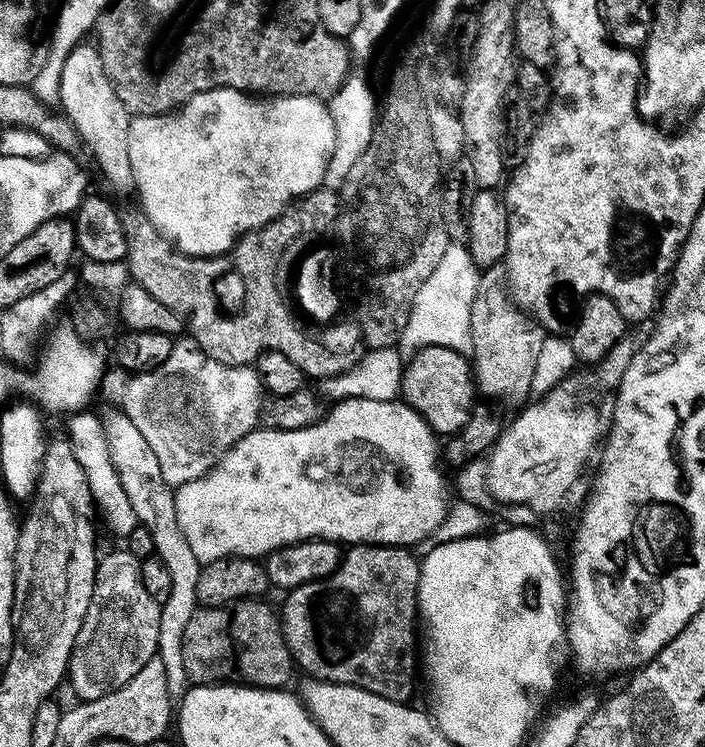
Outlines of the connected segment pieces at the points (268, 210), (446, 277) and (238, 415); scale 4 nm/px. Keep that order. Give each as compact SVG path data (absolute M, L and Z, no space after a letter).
M215 88L209 92L199 92L183 108L177 108L174 112L165 112L162 116L142 116L132 121L132 162L136 171L135 191L140 194L139 207L150 218L150 222L154 222L158 231L187 256L223 256L235 248L245 233L254 232L264 224L271 223L277 216L282 216L289 204L324 184L324 175L335 151L336 121L332 119L329 105L315 96L274 96L260 99L233 88Z
M449 243L446 254L442 254L442 262L438 262L434 274L430 274L430 278L414 298L406 330L402 330L398 341L401 355L411 358L415 352L426 346L446 346L455 352L471 353L470 310L474 306L481 279L481 269L472 261L467 247Z
M191 342L173 343L170 358L149 372L137 372L124 386L122 410L138 426L146 446L154 450L158 466L162 466L162 478L173 486L194 482L206 473L229 452L246 434L260 424L260 409L263 408L266 393L252 366L226 366L214 362L197 344Z

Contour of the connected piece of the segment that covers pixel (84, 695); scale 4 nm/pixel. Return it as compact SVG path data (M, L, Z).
M120 546L117 552L99 557L96 585L90 598L90 610L82 618L78 638L68 659L67 687L72 687L77 701L102 698L130 682L146 662L157 655L160 604L142 586L140 560Z

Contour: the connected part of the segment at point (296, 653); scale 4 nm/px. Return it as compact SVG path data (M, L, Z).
M353 544L341 555L338 570L318 582L310 582L306 586L298 586L287 593L284 605L279 605L278 615L280 629L284 632L286 646L292 652L295 667L300 668L313 680L325 680L331 684L345 684L346 686L358 686L362 690L370 690L387 700L411 701L412 696L412 660L408 655L412 652L412 631L418 628L418 609L416 595L418 594L418 582L420 581L420 560L415 551L408 546L394 544Z

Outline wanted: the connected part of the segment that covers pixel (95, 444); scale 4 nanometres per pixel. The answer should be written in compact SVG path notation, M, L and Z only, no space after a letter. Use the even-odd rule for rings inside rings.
M82 410L73 413L67 420L68 432L67 439L70 440L75 458L82 466L83 473L86 474L88 488L91 491L93 501L102 512L107 528L120 538L127 538L130 532L138 526L137 515L131 509L123 493L122 484L118 479L117 471L114 470L112 461L110 461L109 447L106 444L104 434L104 425L101 417L94 415L90 410Z

